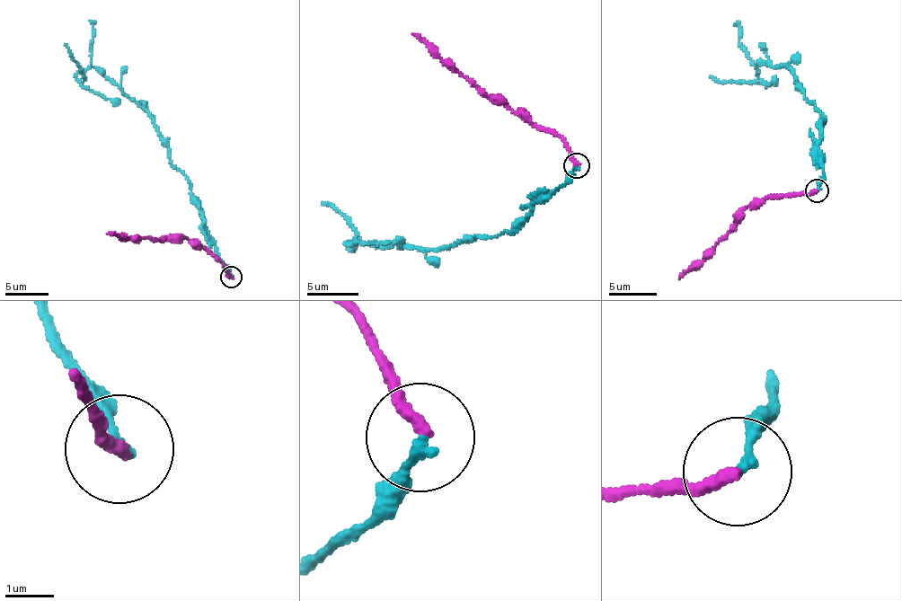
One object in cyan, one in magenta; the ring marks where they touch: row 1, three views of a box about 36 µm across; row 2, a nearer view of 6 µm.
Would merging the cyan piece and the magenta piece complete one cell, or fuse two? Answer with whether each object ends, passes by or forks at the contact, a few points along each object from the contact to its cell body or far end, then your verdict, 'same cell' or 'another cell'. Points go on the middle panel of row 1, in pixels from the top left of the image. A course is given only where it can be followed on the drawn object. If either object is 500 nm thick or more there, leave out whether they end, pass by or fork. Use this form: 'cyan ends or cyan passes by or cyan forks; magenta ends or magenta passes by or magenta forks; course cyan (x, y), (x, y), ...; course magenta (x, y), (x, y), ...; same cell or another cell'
cyan ends; magenta ends; course cyan (577, 165), (510, 234), (477, 235), (475, 240), (446, 249), (349, 243), (356, 239), (350, 217), (322, 202); course magenta (577, 165), (562, 138), (537, 128), (509, 109), (505, 101), (483, 96), (464, 76), (443, 65), (412, 33); another cell

